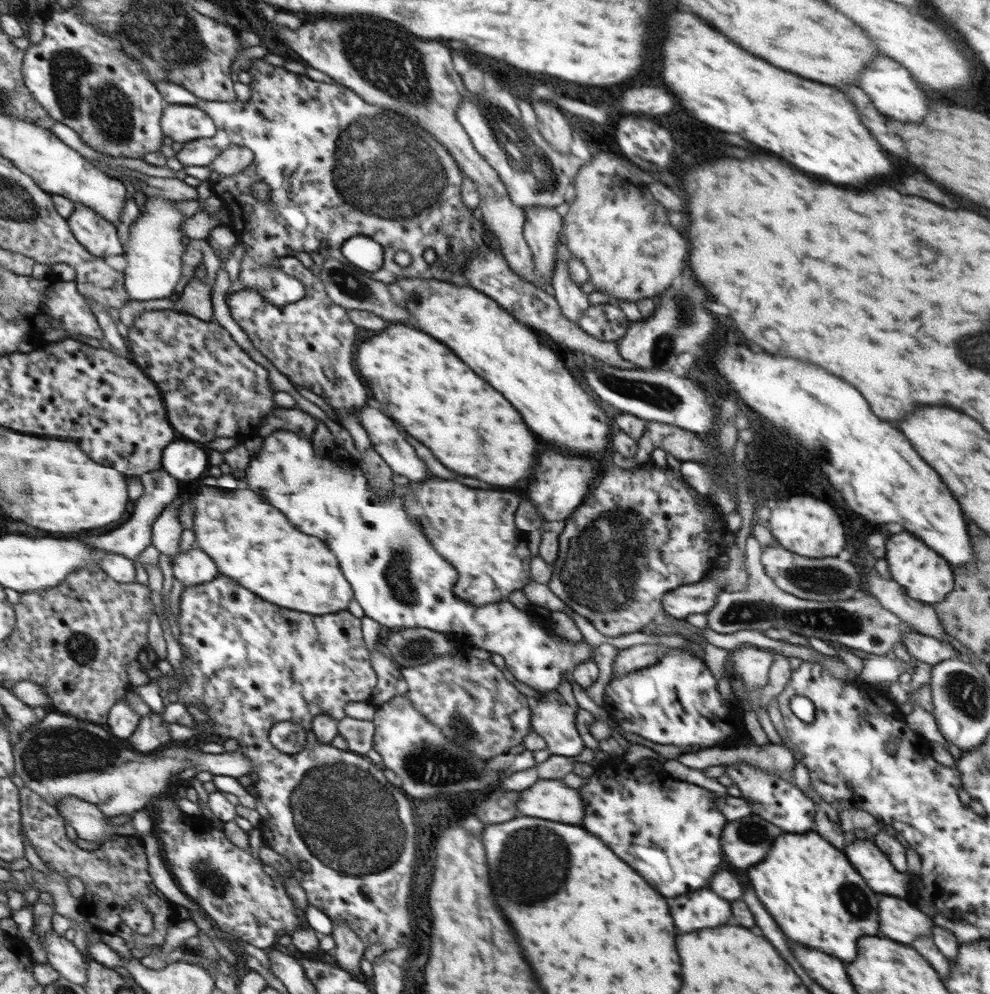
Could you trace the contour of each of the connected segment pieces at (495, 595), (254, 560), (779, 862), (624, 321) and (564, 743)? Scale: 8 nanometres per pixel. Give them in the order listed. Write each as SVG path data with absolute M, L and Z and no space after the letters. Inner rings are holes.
M428 480L414 494L404 496L407 512L412 512L420 524L424 524L424 532L428 538L460 572L457 593L461 599L471 604L486 606L499 602L508 602L514 590L523 590L530 582L530 560L532 554L528 550L528 532L522 532L514 524L514 512L518 508L520 498L508 492L492 492L492 490L476 490L462 486L454 480Z
M205 485L204 490L192 498L196 502L196 538L200 548L206 550L228 576L236 576L240 584L252 588L258 596L280 604L284 608L312 612L313 615L348 610L356 598L355 588L344 576L338 556L330 546L318 538L298 530L284 512L268 504L255 490L238 490Z
M818 833L784 834L776 840L776 848L772 848L768 860L748 870L748 880L758 898L762 898L790 940L806 948L820 948L820 952L828 952L830 956L840 956L844 962L856 960L858 938L878 936L880 926L880 895L868 888L867 881L862 880L862 874L852 868L848 859Z
M600 303L588 308L583 318L578 319L577 326L602 342L618 342L631 323L620 307Z
M568 682L560 684L555 691L542 693L541 699L534 701L532 712L534 713L532 729L544 738L552 754L576 757L584 750L584 742L576 730L576 700L572 696L572 688L568 686Z

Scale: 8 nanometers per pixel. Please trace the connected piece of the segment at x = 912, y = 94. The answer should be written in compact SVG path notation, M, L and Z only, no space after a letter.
M884 56L876 58L872 62L872 66L868 70L864 70L864 76L860 76L860 88L870 96L870 100L874 102L874 106L882 114L892 116L896 120L920 124L928 114L930 100L924 94L924 90L920 88L918 80L914 80L912 74L902 64L898 64L894 60L890 60L890 58L884 58Z

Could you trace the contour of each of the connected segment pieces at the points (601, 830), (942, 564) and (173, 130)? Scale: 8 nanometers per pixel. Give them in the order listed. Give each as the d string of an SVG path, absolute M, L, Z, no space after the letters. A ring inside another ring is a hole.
M617 757L597 769L580 792L584 792L584 800L588 800L584 828L588 828L588 832L596 832L600 840L608 840L608 844L612 844L612 848L616 848L616 852L620 852L620 856L636 868L636 872L644 872L644 880L652 880L664 896L674 898L690 890L706 888L710 878L722 870L724 852L720 850L720 836L728 823L717 808L716 795L712 791L674 779L662 768L640 768L639 763L631 765L622 757Z
M900 532L888 538L886 542L886 560L890 566L891 578L906 589L908 596L923 603L932 605L946 599L946 594L952 592L954 574L950 570L950 563L932 548L928 548L922 540L912 536L910 532Z
M184 104L168 105L163 118L163 130L168 137L183 144L219 134L219 127L208 112Z

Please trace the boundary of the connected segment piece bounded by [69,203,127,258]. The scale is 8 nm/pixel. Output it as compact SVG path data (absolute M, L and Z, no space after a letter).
M79 203L69 220L80 242L92 254L100 258L125 254L127 249L118 236L118 228L114 222L106 220L100 212L96 212L96 208Z

